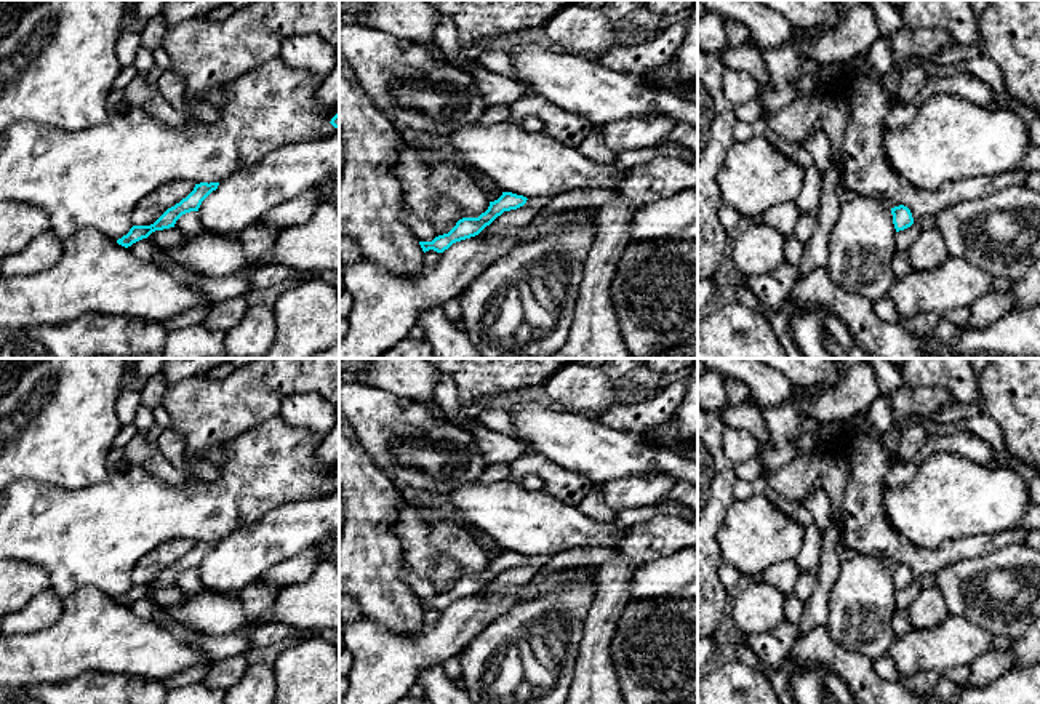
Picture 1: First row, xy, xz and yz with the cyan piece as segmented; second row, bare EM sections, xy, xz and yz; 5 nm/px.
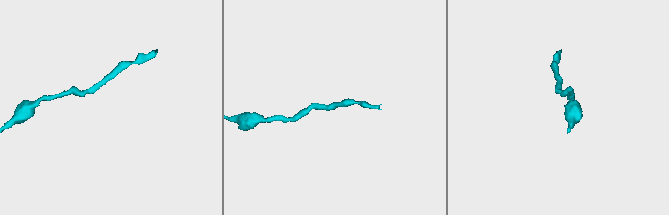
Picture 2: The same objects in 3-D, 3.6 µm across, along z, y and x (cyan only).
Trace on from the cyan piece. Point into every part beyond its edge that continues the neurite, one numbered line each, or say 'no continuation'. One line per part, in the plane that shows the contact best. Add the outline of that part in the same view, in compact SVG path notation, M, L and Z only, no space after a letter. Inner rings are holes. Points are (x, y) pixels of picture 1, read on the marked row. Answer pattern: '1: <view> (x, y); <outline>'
no continuation

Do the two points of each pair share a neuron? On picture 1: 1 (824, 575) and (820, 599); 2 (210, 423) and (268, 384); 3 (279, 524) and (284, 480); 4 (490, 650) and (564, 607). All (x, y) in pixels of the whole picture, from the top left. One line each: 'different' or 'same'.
1: same
2: same
3: different
4: same

